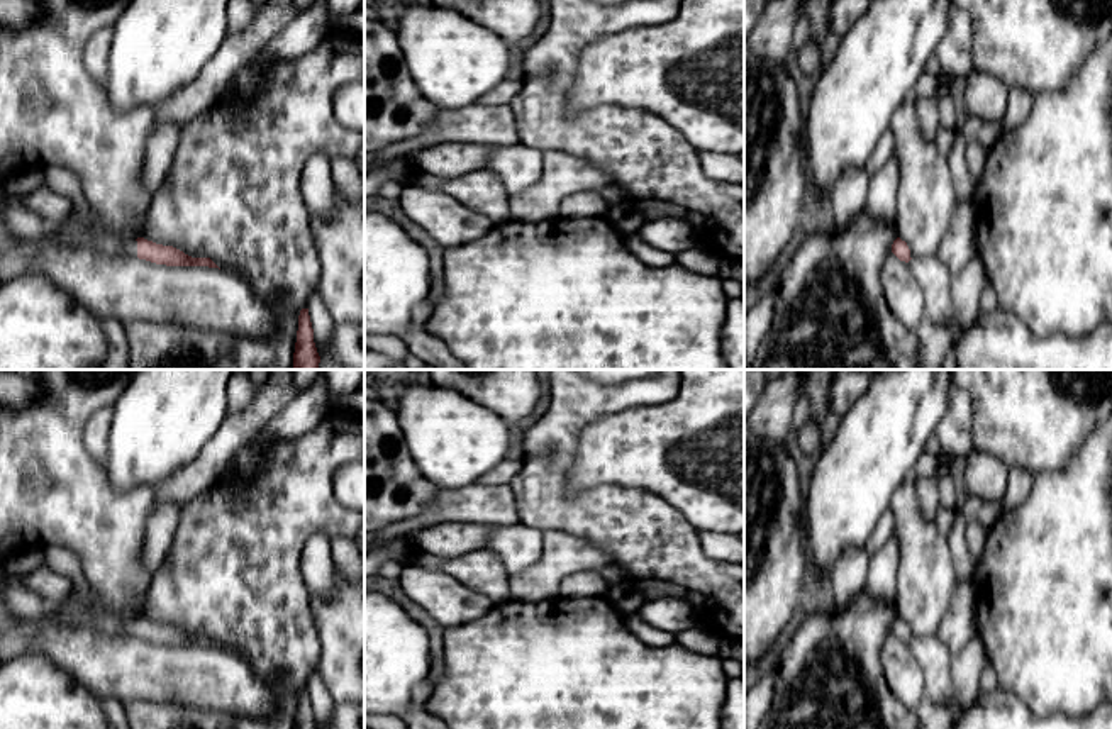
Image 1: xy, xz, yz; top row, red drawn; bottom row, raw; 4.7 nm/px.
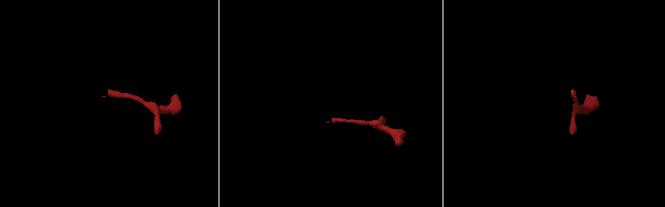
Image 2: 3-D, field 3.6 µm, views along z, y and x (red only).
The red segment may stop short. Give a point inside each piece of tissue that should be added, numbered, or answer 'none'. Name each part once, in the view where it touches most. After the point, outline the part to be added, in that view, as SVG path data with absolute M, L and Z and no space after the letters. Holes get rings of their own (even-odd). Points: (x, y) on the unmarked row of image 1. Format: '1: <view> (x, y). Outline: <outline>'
1: xy (21, 639). Outline: M68 595L61 600L61 607L51 615L41 620L22 620L15 629L0 636L0 663L24 653L36 653L37 632L46 626L90 627L105 634L137 636L137 620L124 622L103 617L95 607L70 600Z

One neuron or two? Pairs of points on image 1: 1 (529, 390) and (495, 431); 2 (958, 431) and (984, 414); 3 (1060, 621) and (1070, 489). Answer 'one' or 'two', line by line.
1: two
2: two
3: one

